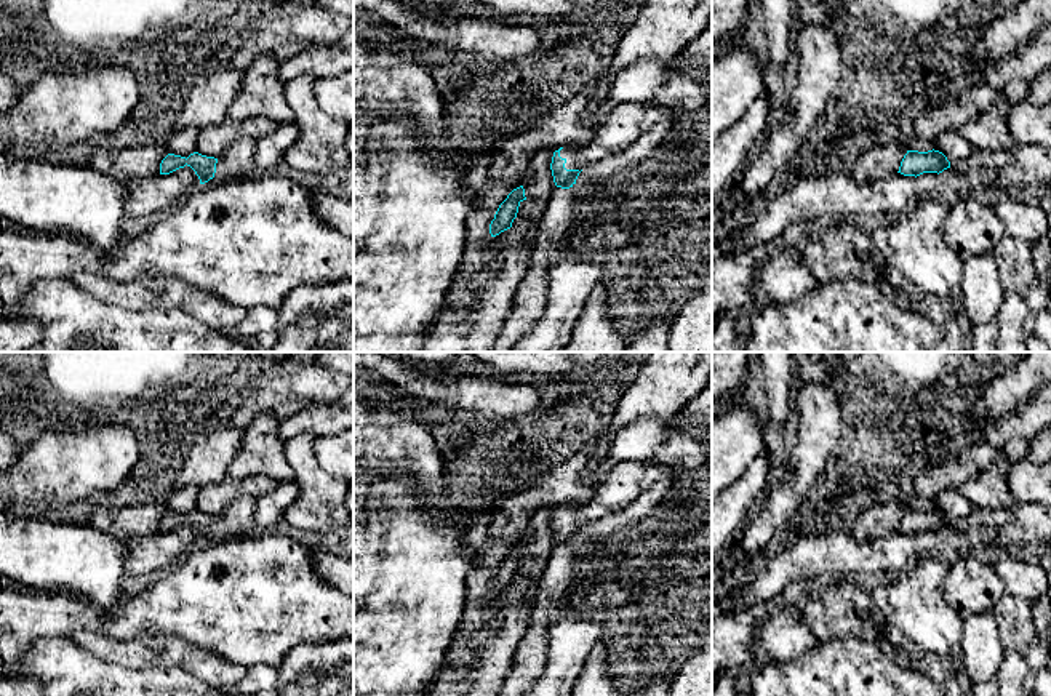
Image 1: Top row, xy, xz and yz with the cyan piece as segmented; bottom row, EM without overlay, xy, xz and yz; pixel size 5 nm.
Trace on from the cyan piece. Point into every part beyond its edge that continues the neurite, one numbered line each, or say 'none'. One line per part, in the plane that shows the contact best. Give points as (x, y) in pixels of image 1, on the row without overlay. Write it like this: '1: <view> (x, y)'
1: xz (624, 482)

